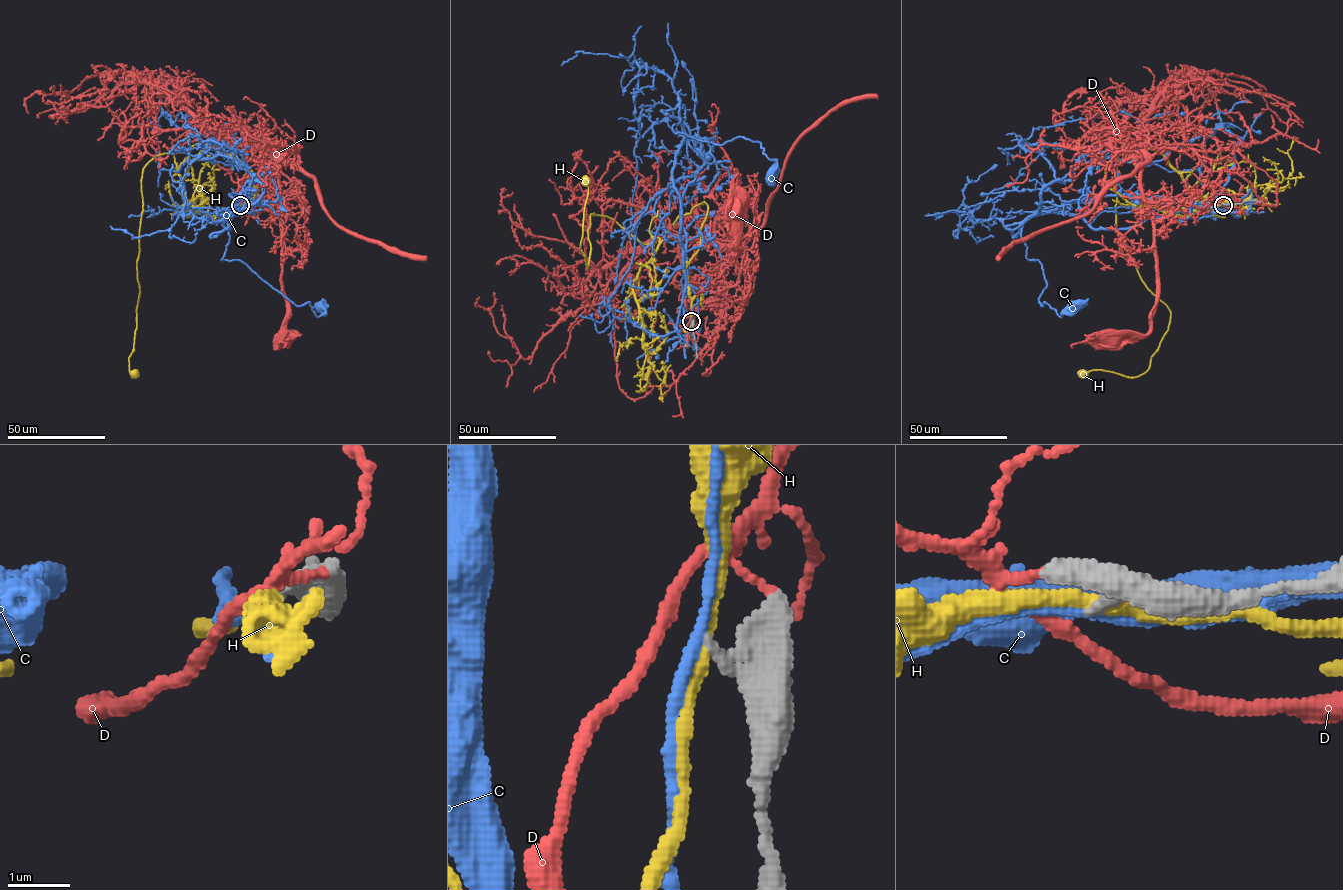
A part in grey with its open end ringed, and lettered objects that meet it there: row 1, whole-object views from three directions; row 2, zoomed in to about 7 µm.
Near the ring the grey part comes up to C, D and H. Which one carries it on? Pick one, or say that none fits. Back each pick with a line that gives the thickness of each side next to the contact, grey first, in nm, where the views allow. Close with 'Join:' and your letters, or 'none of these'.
Join: none of these

